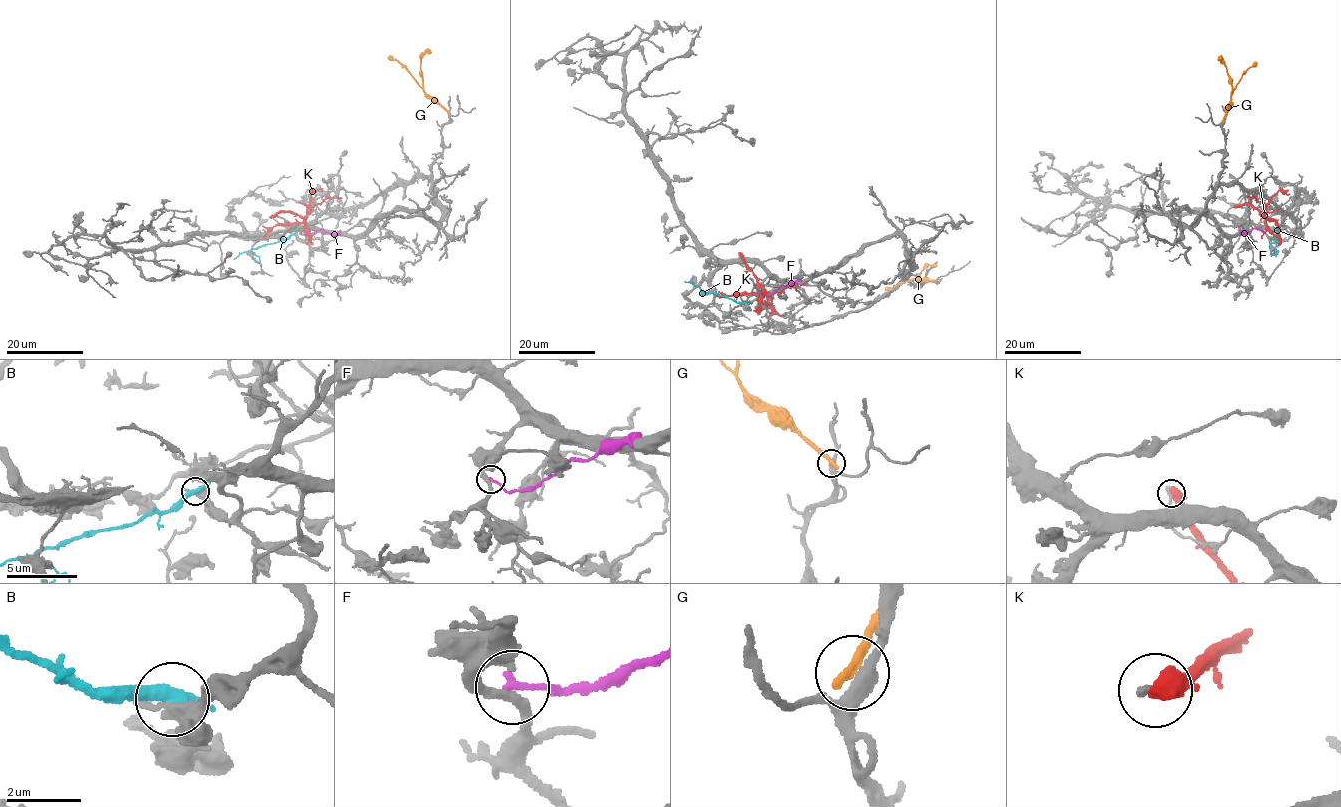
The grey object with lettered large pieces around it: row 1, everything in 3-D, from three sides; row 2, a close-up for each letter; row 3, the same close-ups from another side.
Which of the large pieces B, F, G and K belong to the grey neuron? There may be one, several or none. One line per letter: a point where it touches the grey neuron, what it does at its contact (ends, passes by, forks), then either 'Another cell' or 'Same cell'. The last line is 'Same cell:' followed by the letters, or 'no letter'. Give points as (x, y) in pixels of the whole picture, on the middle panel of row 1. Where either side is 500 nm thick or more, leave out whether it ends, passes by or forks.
B: Touches grey at (745, 303). It ends there. Another cell
F: Touches grey at (759, 292). It ends there. Another cell
G: Touches grey at (936, 280). It ends there. Another cell
K: Touches grey at (739, 254). Another cell
Same cell: no letter

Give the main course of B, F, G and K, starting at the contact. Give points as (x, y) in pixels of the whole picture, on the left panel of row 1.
B: (293, 234), (254, 248), (251, 251), (259, 260), (251, 257)
F: (304, 233), (320, 230), (337, 234), (340, 229)
G: (448, 112), (434, 103), (389, 56)
K: (271, 217), (289, 211), (302, 217), (311, 207), (326, 198), (342, 198)

